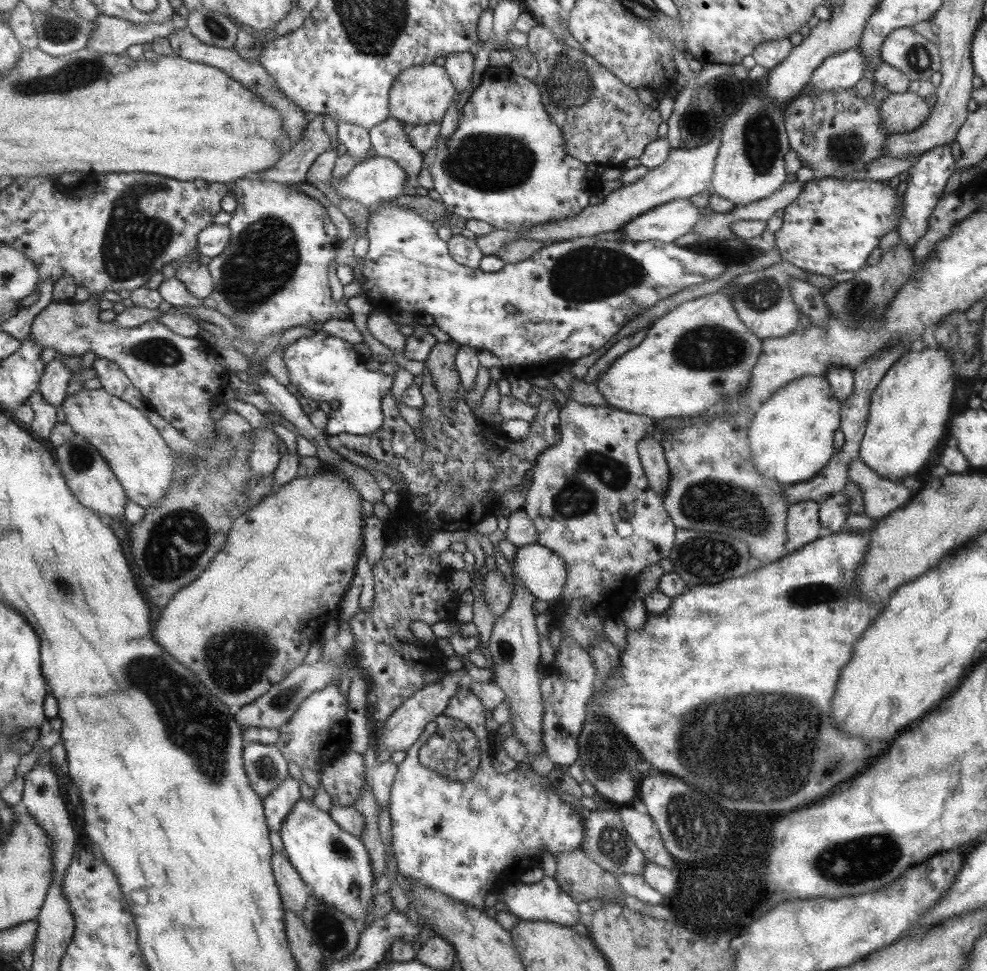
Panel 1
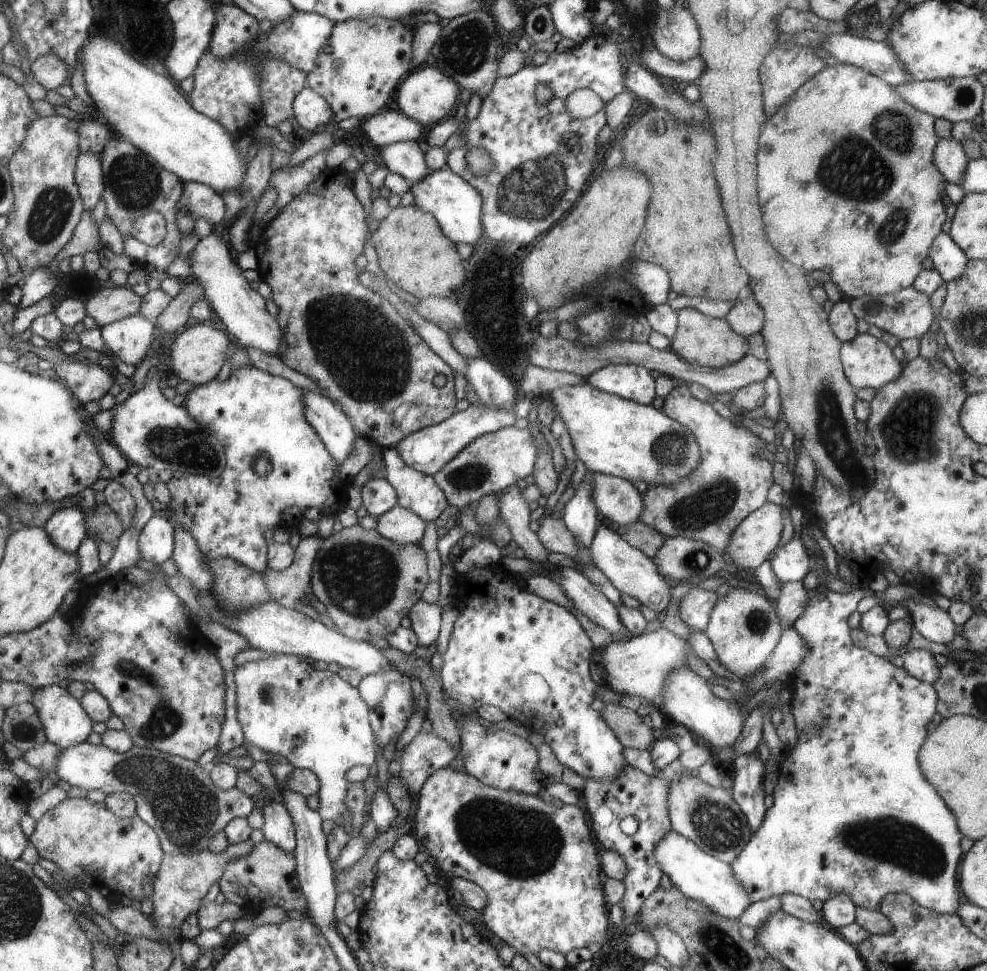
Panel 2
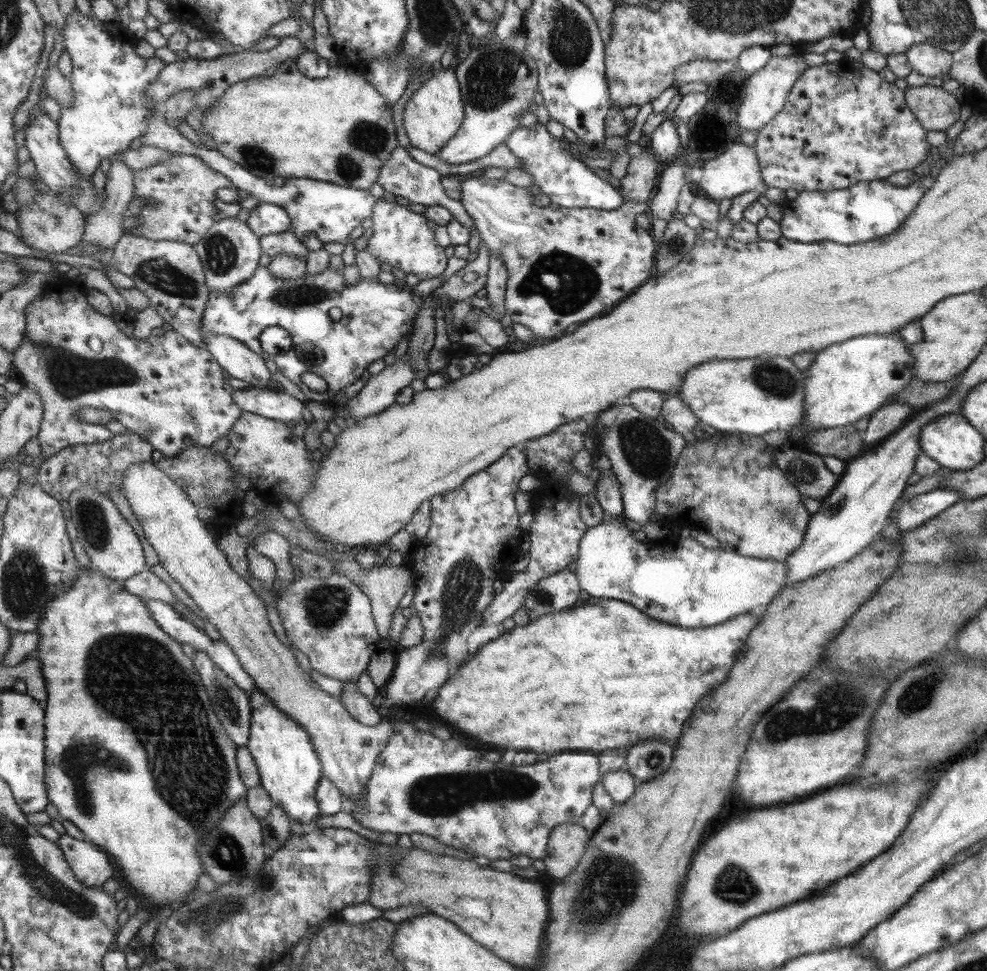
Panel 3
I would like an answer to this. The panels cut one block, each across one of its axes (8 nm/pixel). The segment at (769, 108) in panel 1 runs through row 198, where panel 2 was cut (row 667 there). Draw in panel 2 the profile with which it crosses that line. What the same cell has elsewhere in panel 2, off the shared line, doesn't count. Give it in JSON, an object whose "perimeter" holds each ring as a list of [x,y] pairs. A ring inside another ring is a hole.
{"perimeter":[[[724,587],[723,596],[715,602],[705,635],[713,646],[715,658],[723,668],[727,668],[737,680],[753,673],[760,673],[771,658],[773,650],[782,633],[776,610],[769,604],[767,597],[743,588]]]}

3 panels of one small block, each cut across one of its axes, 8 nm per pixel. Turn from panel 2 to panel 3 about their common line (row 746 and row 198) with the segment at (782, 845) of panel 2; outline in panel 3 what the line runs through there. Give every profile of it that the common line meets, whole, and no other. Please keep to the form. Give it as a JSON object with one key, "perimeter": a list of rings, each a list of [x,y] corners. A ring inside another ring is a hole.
{"perimeter":[[[928,175],[907,186],[894,186],[882,179],[861,181],[841,190],[793,193],[780,204],[780,233],[787,240],[803,243],[828,240],[837,244],[855,244],[880,239],[899,228],[933,182]]]}

